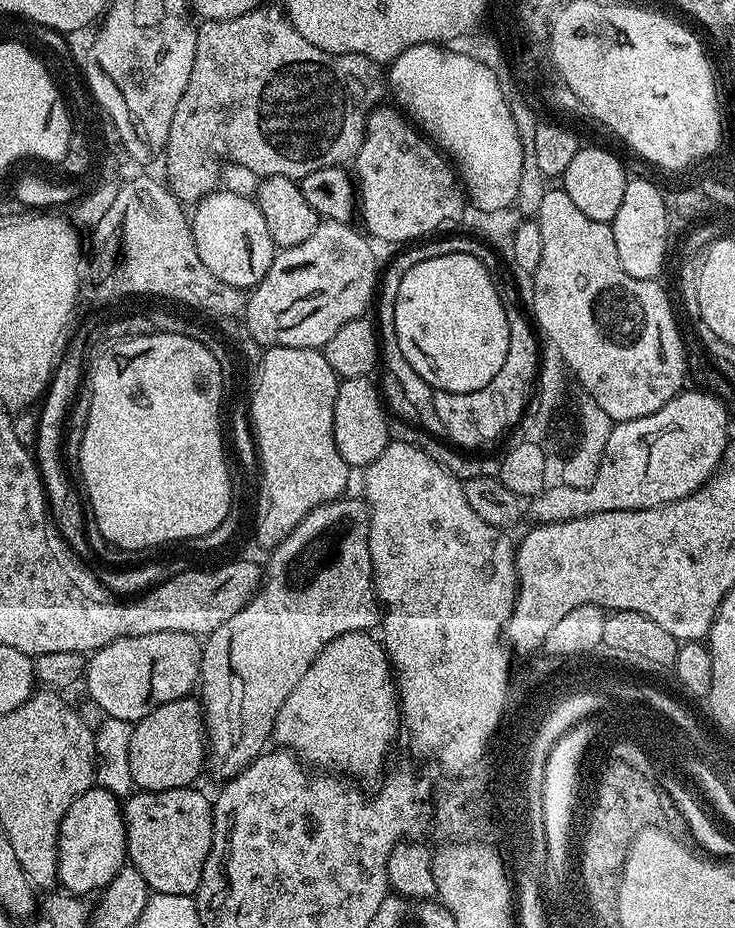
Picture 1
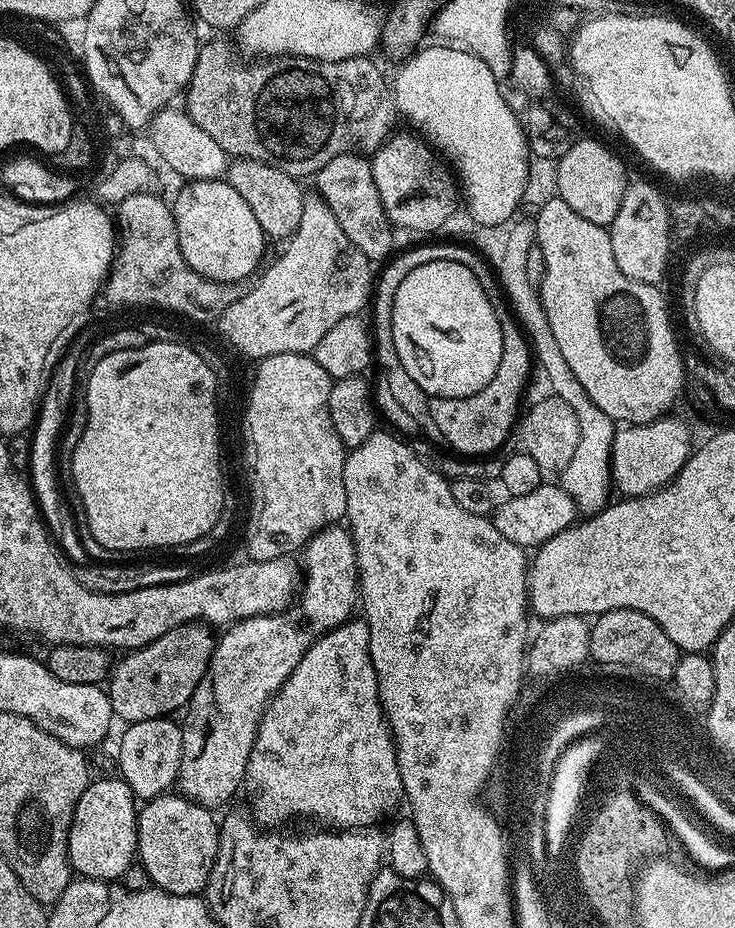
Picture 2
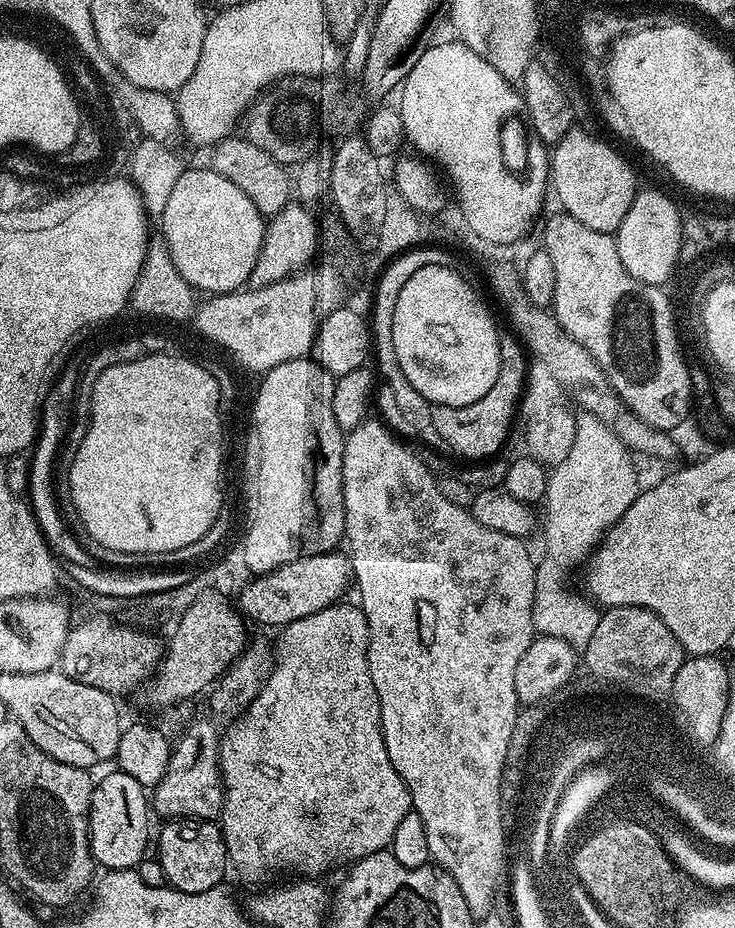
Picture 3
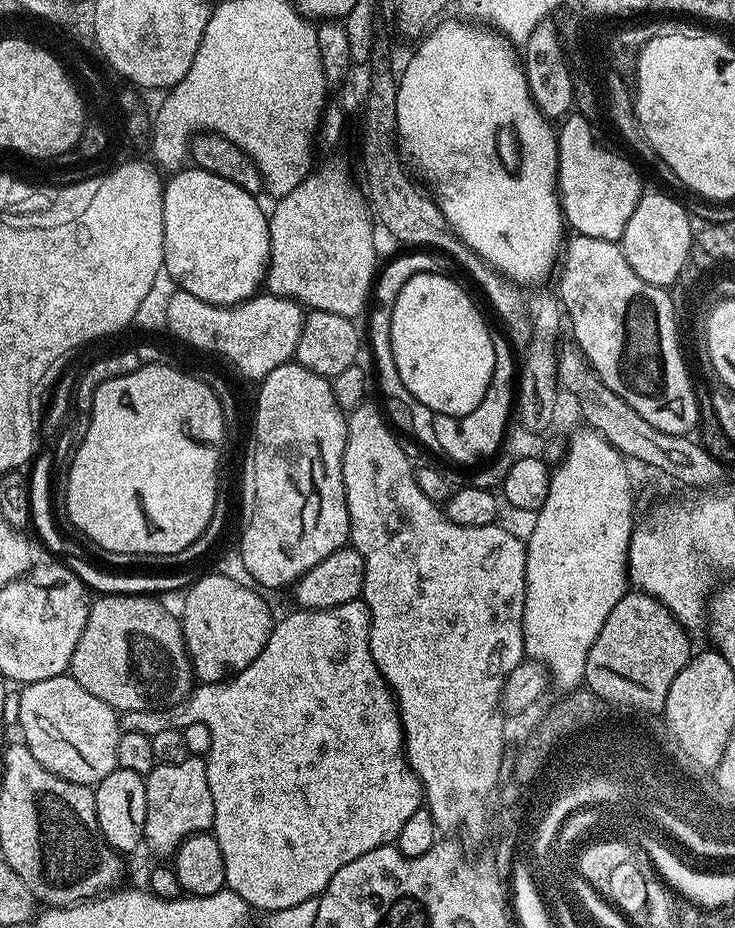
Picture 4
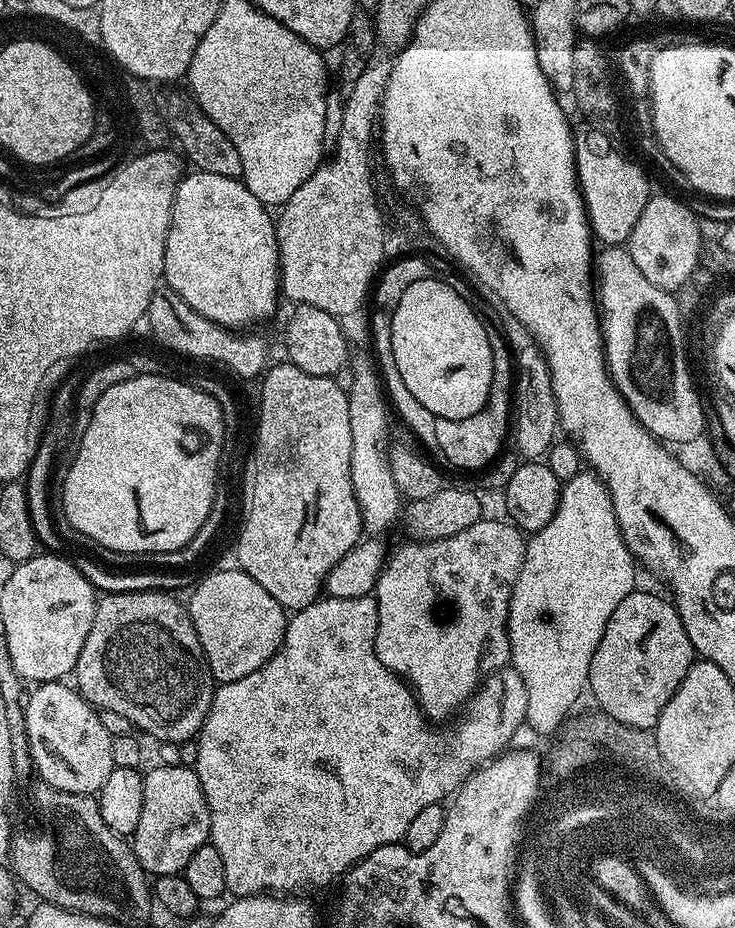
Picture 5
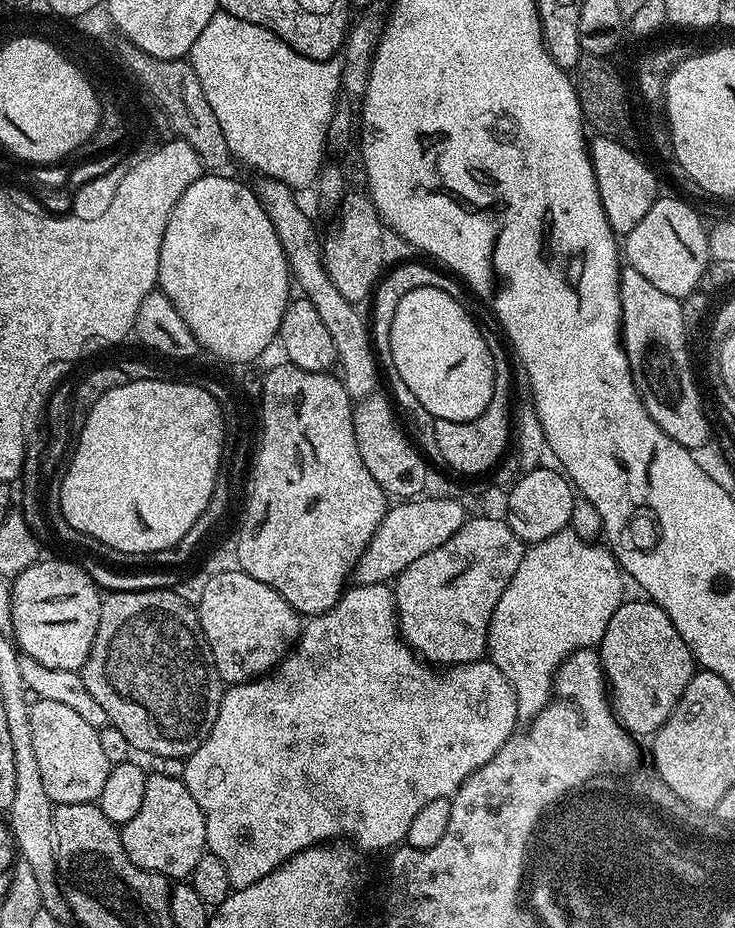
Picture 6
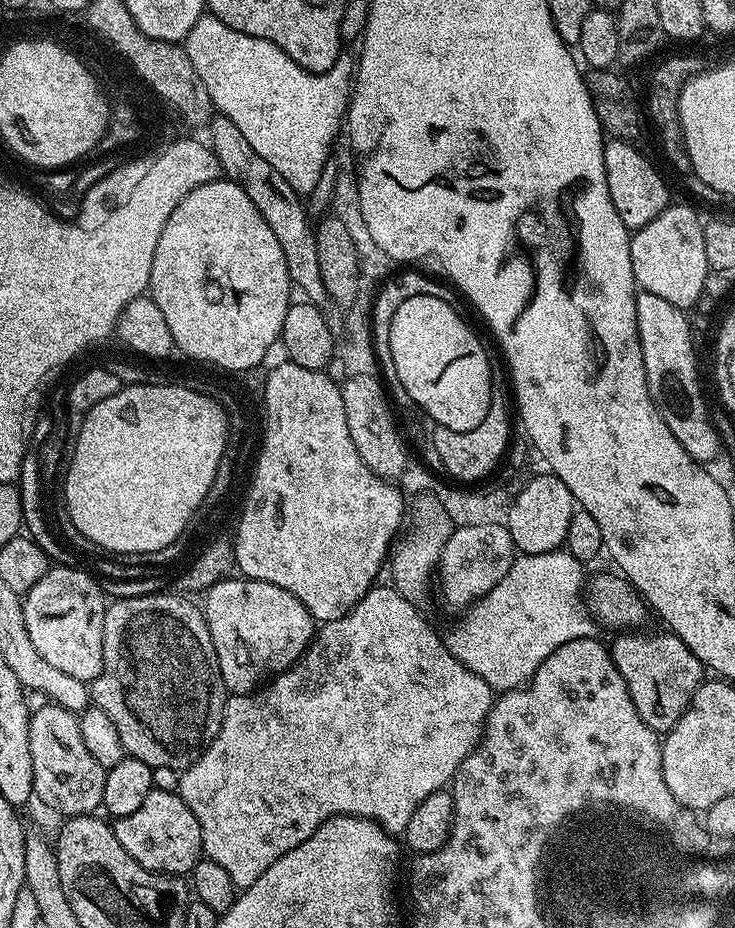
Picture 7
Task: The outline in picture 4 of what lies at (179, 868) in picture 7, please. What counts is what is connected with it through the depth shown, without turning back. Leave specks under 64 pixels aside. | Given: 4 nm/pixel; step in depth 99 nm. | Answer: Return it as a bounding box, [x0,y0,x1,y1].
[144,756,214,857]

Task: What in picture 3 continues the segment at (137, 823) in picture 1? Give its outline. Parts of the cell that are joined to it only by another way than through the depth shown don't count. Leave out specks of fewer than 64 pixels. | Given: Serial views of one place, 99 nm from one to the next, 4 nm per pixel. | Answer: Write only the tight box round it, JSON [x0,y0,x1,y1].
[155,818,230,894]

